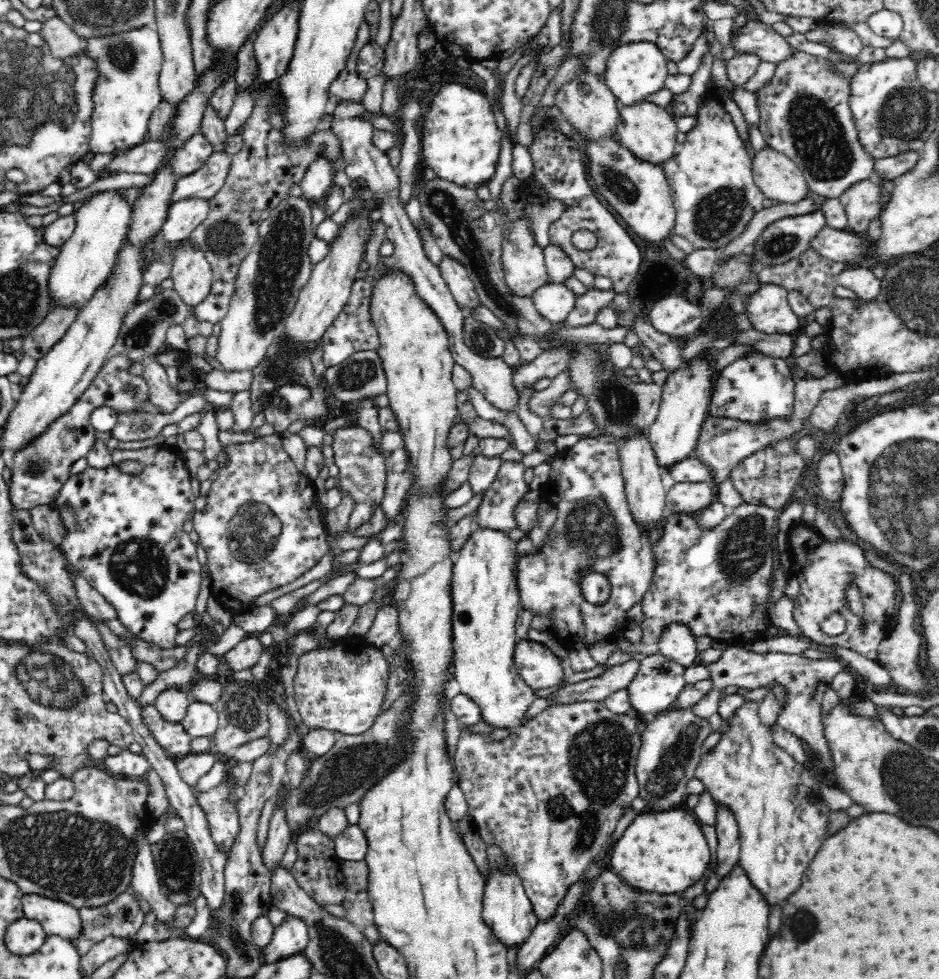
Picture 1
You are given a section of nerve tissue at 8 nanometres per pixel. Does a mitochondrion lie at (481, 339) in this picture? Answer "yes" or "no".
yes

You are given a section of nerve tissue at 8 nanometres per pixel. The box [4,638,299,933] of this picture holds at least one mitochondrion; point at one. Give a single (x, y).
(58, 676)

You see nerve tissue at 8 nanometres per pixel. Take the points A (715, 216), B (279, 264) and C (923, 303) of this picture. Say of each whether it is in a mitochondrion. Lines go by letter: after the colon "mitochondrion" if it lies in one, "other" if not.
A: mitochondrion
B: mitochondrion
C: mitochondrion

